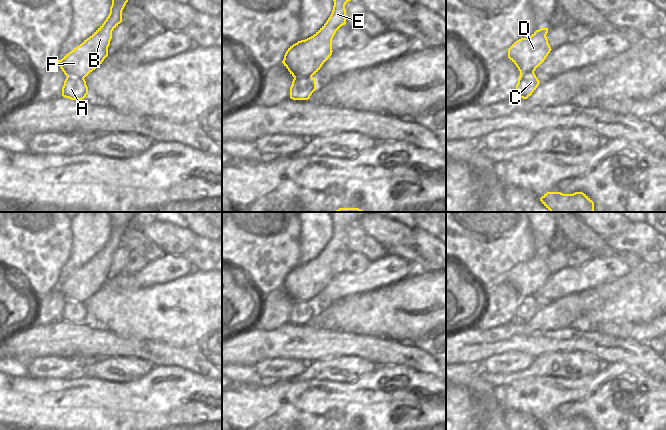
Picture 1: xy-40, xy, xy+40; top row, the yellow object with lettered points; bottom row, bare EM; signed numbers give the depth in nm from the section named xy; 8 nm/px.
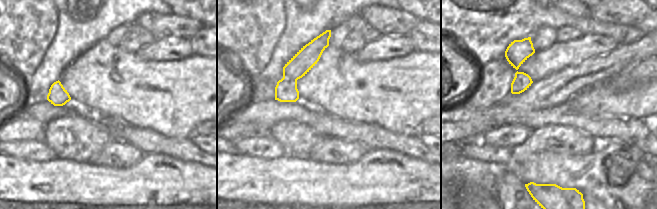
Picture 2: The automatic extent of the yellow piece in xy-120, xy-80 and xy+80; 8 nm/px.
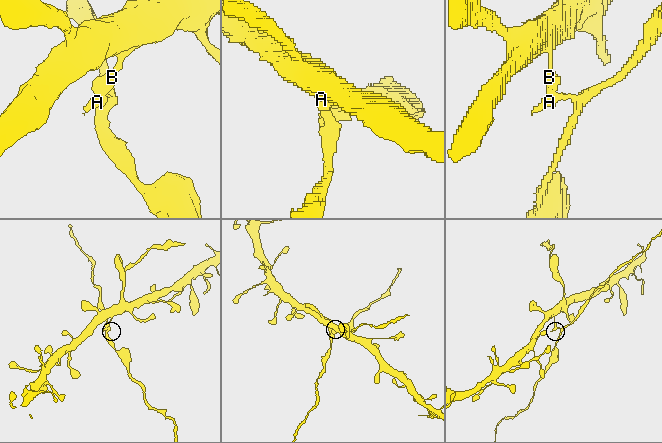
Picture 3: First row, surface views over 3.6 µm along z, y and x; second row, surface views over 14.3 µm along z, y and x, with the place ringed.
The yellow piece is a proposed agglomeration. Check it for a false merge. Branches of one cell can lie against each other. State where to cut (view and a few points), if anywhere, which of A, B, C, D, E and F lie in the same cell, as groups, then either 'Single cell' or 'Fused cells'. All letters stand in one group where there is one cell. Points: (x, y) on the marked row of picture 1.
Split along xy (311, 75), (294, 78). Groups: A C / B D E F. Fused cells.

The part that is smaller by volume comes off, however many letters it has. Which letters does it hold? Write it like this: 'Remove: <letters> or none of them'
Remove: A, C

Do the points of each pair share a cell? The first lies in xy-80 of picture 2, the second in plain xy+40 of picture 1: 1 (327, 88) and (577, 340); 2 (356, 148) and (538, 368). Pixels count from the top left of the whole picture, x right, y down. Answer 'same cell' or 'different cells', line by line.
1: different cells
2: same cell

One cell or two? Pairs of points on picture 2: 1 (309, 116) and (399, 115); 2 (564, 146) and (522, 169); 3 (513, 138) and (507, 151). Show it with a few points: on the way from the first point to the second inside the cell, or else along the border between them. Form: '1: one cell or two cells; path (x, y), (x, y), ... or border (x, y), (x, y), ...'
1: two cells; border (323, 109), (334, 115), (360, 122)
2: two cells; border (531, 153), (555, 152), (569, 153), (577, 156)
3: two cells; border (530, 135), (521, 143), (500, 145), (498, 147)

